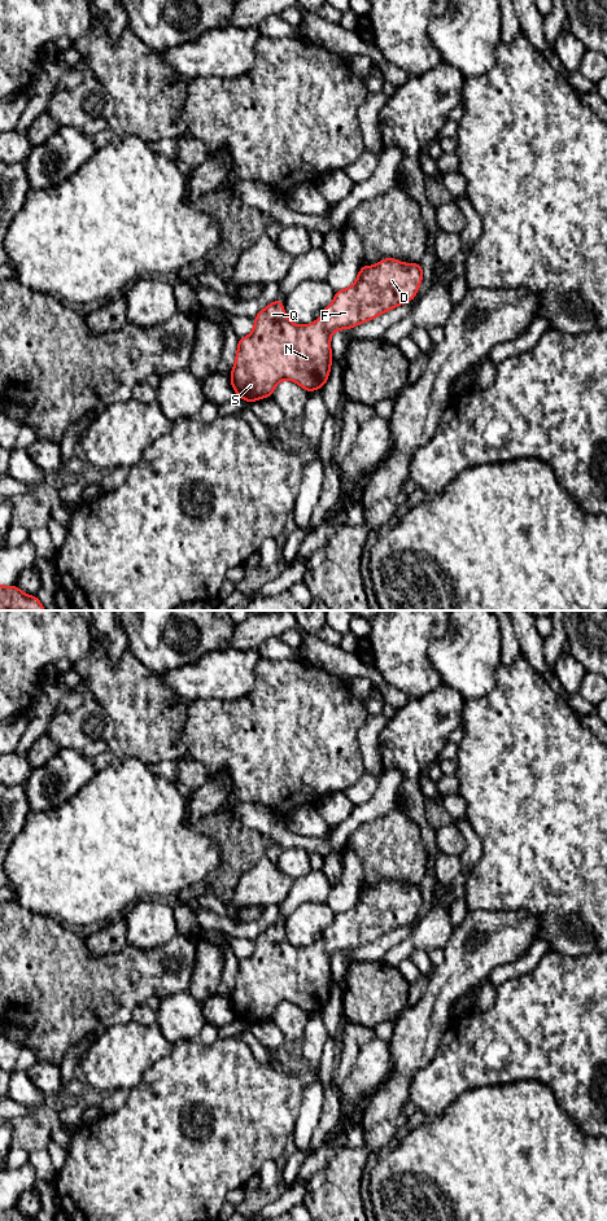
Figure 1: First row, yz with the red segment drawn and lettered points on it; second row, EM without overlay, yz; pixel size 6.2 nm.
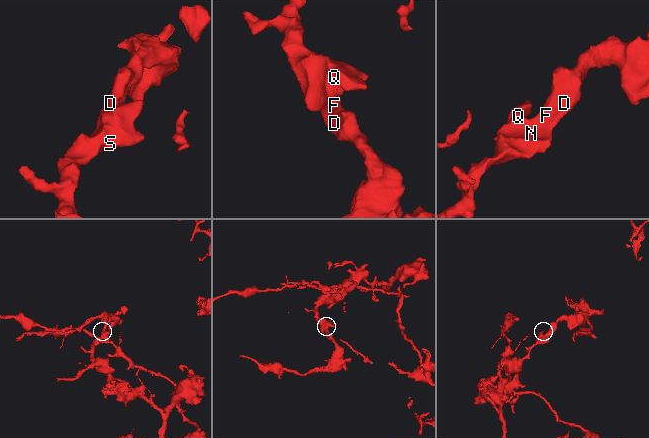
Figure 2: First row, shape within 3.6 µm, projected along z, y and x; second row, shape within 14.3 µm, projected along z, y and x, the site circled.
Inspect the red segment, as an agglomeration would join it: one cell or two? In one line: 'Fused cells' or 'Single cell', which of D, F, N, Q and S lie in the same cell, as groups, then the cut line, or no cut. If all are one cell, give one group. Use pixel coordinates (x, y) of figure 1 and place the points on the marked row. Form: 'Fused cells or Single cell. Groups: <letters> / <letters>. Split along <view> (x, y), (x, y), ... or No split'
Single cell. Groups: D F N Q S. No split

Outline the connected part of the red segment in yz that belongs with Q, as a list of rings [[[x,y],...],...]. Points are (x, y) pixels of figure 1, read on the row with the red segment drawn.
[[[384,258],[376,266],[361,266],[355,283],[335,292],[333,302],[309,325],[294,325],[287,318],[280,298],[267,305],[256,315],[253,332],[239,338],[235,366],[230,373],[236,395],[249,403],[271,397],[281,380],[292,380],[307,393],[323,388],[332,364],[331,334],[339,329],[357,327],[412,301],[422,280],[420,263],[410,264],[396,258]]]

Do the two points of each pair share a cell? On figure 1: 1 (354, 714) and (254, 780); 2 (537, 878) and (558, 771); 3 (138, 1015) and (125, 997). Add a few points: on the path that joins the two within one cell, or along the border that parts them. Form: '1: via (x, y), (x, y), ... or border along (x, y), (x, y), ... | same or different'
1: via (330, 717), (315, 720), (279, 756) | same
2: via (546, 852), (558, 840), (558, 797) | same
3: border along (145, 1001), (135, 1007), (131, 1019) | different

